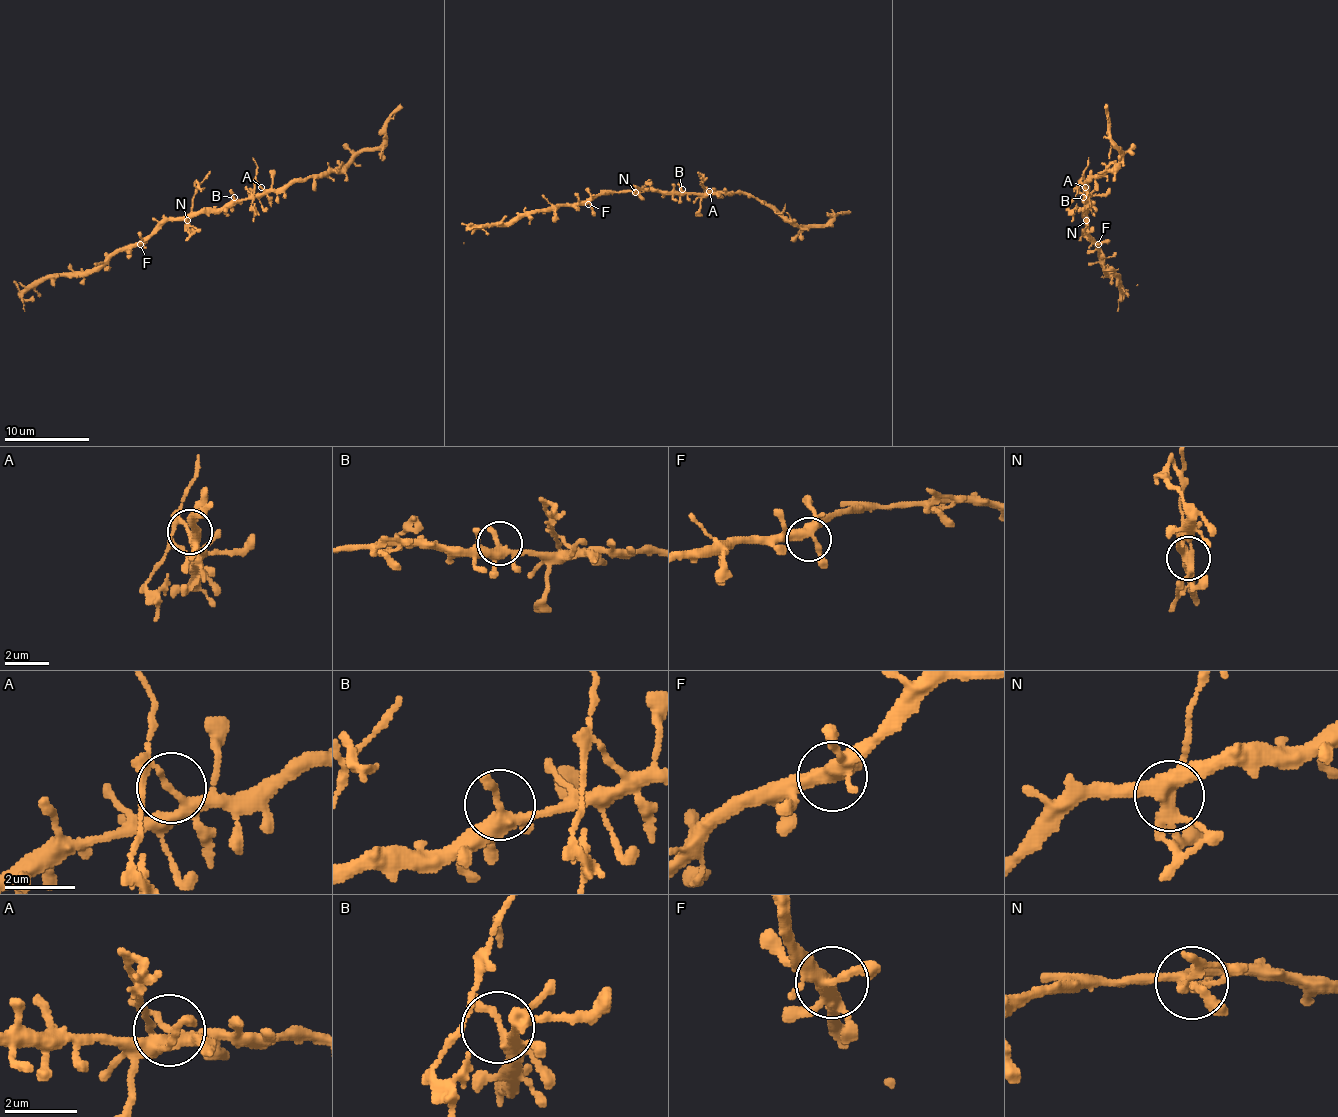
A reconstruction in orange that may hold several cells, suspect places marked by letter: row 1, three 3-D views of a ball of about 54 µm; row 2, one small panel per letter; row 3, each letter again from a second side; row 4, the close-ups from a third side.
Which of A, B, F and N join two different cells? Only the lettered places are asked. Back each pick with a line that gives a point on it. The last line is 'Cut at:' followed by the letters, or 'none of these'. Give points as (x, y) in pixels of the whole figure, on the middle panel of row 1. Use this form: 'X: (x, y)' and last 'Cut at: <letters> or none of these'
A: (709, 191)
N: (635, 192)
Cut at: A, N

